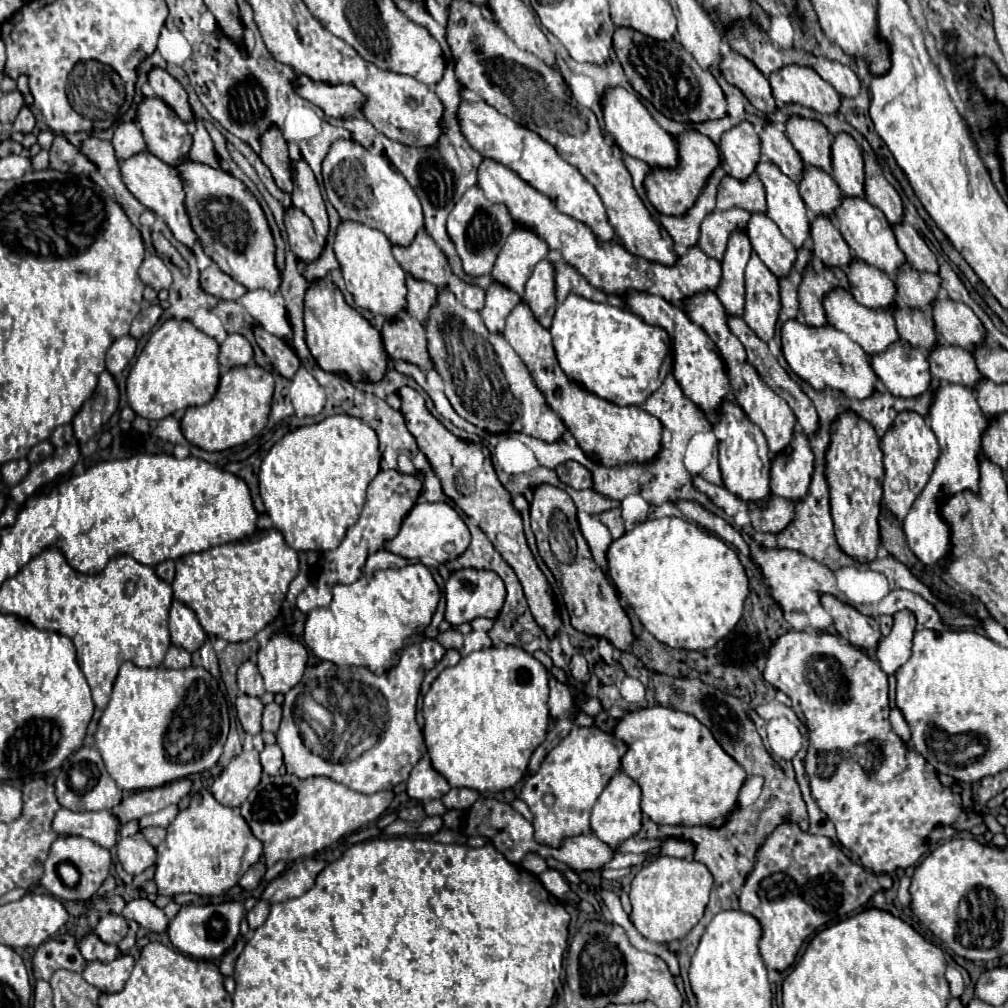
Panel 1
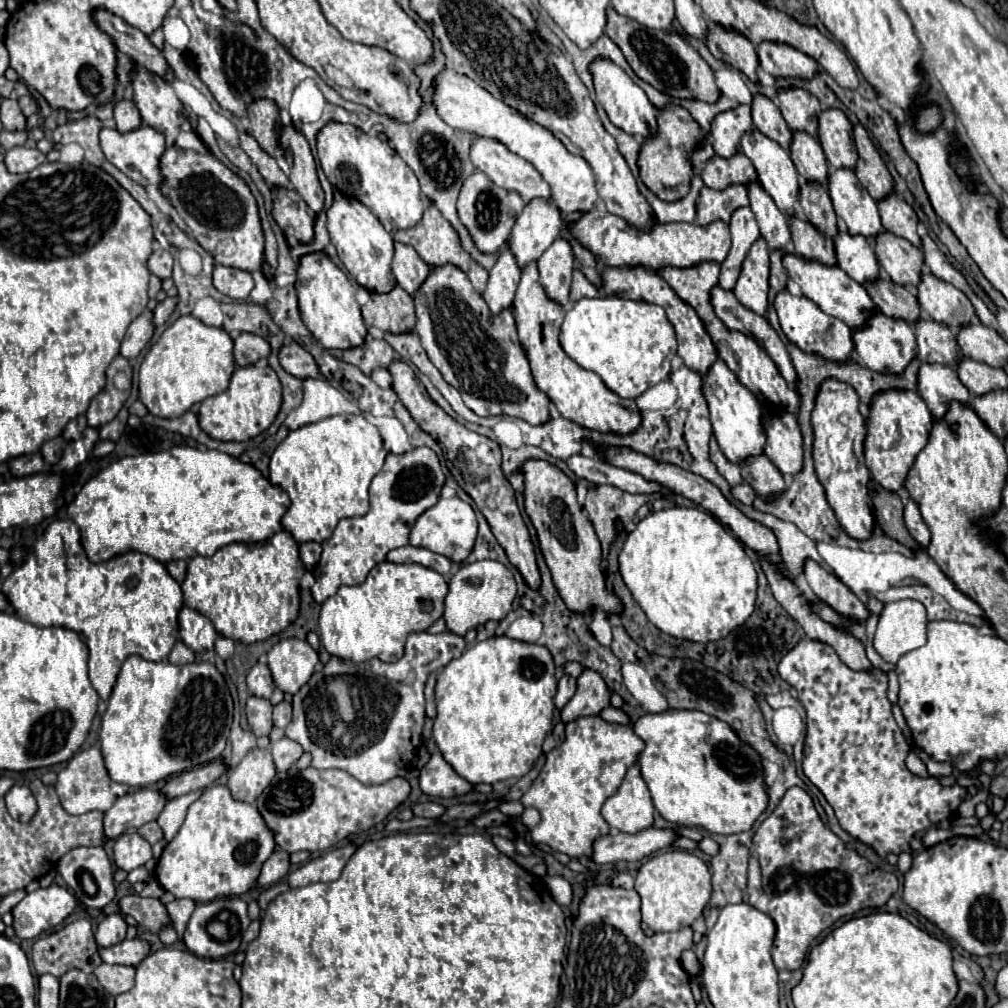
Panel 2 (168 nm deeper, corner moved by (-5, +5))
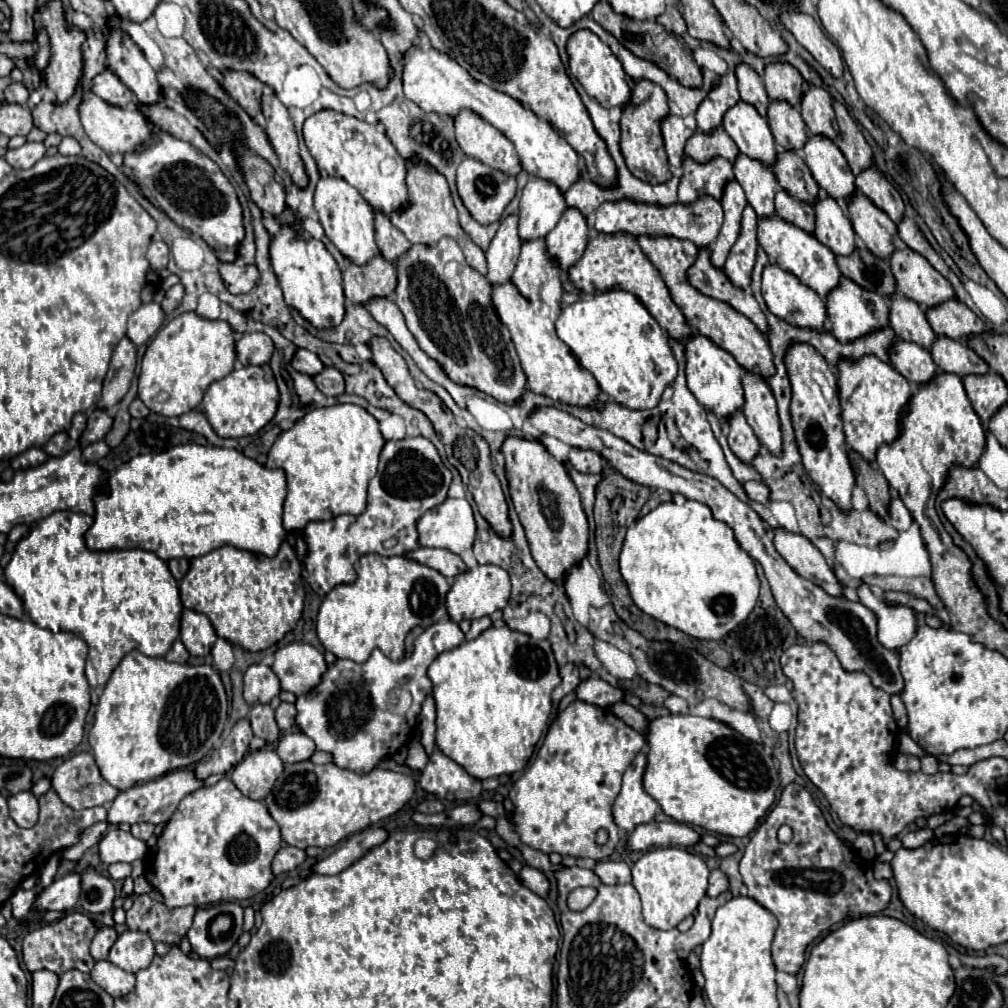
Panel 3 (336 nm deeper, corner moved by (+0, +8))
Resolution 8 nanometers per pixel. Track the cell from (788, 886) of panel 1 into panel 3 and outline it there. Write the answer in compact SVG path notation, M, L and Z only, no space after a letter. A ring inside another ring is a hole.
M788 784L782 790L780 800L750 838L740 860L740 874L748 896L778 920L778 930L772 940L772 960L778 970L788 974L800 970L808 944L824 930L850 918L850 914L852 918L880 914L892 896L888 880L876 880L872 876L872 866L862 862L830 830L808 790L798 784ZM782 824L788 824L794 832L788 844L776 838Z

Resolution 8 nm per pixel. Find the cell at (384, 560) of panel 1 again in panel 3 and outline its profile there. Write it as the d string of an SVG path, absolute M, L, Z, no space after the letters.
M416 548L416 550L410 550L404 554L406 558L410 560L416 560L420 564L426 564L434 570L438 570L442 576L446 576L448 580L452 580L456 574L464 572L466 566L464 562L460 560L458 554L450 552L450 550L438 550L438 548Z

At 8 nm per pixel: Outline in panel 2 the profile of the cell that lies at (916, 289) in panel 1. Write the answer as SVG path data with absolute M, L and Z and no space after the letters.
M881 233L875 245L875 255L881 265L881 269L899 285L917 285L921 277L921 265L923 265L923 253L905 241L903 237L897 237L895 233Z

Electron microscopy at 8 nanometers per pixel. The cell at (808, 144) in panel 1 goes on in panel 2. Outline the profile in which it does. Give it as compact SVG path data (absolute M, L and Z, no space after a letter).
M797 87L779 89L777 105L791 131L805 131L817 137L817 117L821 113L821 105L815 95Z

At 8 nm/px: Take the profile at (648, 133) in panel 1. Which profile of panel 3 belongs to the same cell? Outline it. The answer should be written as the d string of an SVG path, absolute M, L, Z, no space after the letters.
M588 30L576 32L568 42L568 56L570 56L570 72L584 86L588 96L596 98L604 108L610 108L610 106L624 108L630 102L632 88L630 88L628 76L622 64L618 62L618 58L612 54L612 50L596 34Z

